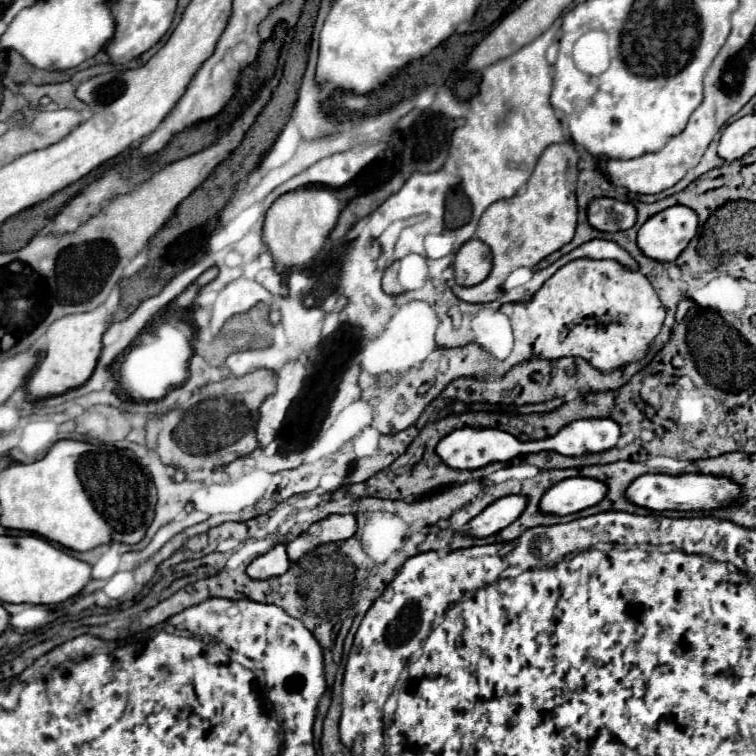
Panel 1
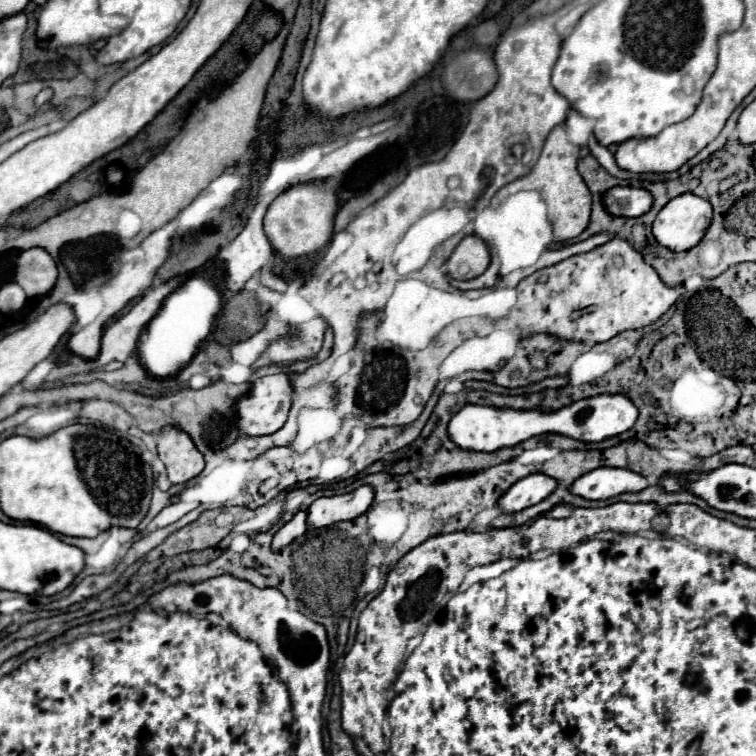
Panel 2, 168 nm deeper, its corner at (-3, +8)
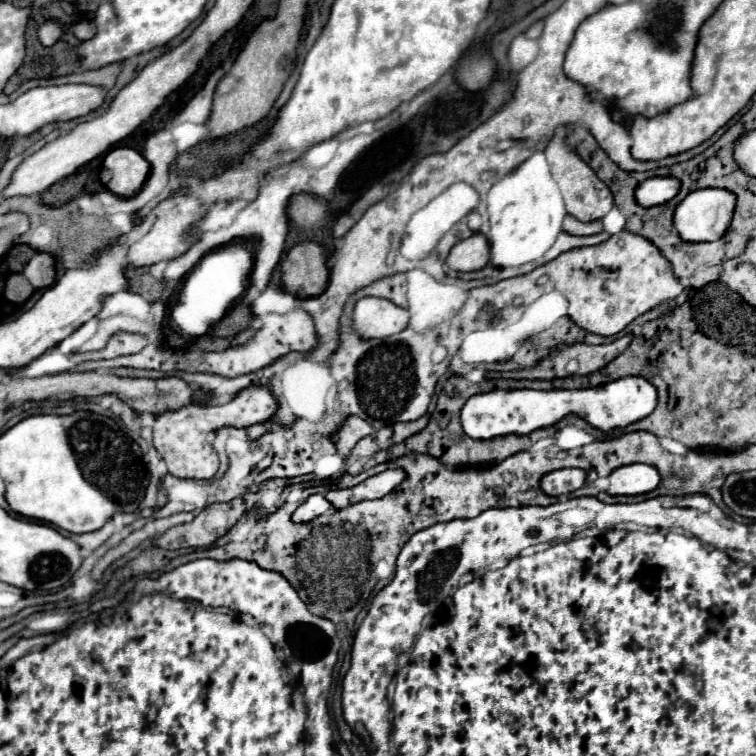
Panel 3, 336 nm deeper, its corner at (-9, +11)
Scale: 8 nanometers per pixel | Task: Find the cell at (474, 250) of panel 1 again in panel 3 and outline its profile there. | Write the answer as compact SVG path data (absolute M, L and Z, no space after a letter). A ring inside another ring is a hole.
M474 233L468 239L458 241L450 255L446 257L446 263L452 271L456 273L464 273L464 271L478 271L482 267L486 267L486 263L490 261L490 247L484 235Z

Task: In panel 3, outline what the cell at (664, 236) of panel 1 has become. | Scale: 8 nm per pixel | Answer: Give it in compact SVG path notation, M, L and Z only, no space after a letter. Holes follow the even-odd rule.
M696 189L676 207L674 227L684 241L718 241L730 227L734 209L736 195L728 189Z

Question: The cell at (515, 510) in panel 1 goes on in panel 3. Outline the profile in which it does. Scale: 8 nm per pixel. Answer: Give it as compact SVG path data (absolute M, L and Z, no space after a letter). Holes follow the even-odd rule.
M572 467L572 469L558 469L558 471L552 471L552 473L542 477L544 493L554 495L554 497L568 495L568 493L580 489L584 483L586 483L586 471L576 469L576 467Z

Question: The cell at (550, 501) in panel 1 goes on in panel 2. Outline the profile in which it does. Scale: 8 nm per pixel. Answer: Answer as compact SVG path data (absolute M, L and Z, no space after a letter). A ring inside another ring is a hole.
M596 468L592 472L582 474L568 488L574 496L582 496L586 500L606 500L618 496L622 492L638 492L648 486L644 476L636 472L626 472L624 468Z

